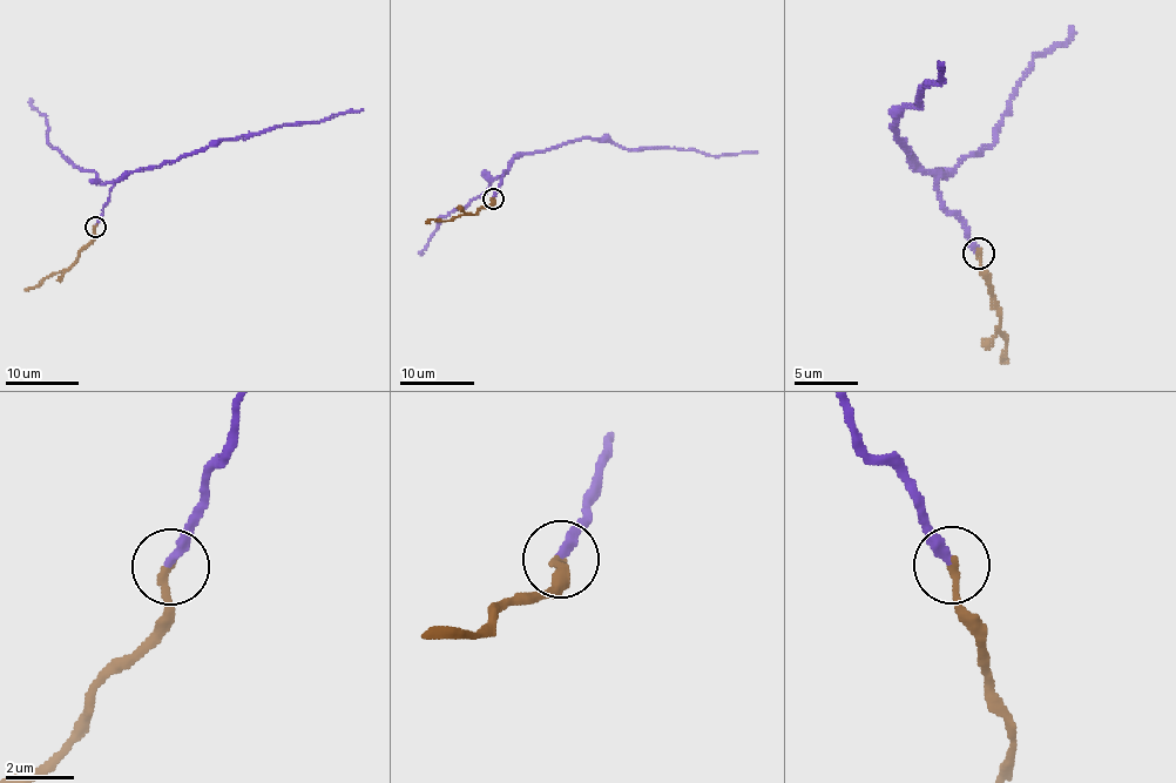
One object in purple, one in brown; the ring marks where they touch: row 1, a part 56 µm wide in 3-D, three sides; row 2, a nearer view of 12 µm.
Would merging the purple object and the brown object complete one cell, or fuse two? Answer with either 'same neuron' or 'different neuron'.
same neuron

